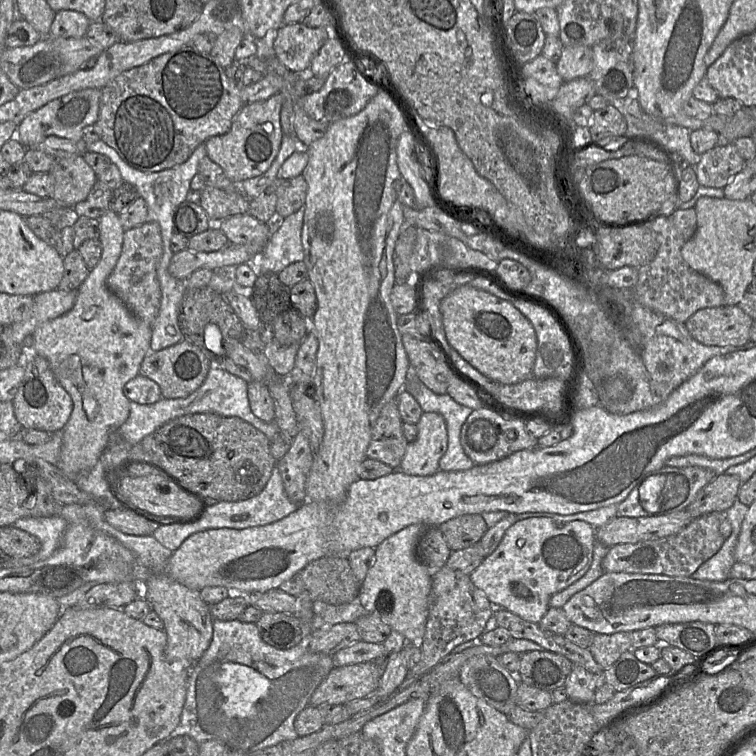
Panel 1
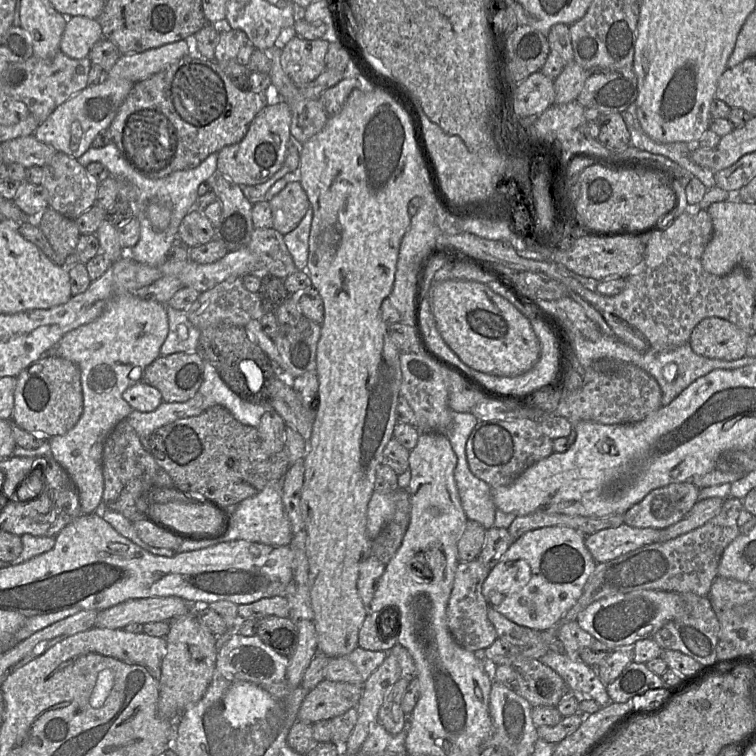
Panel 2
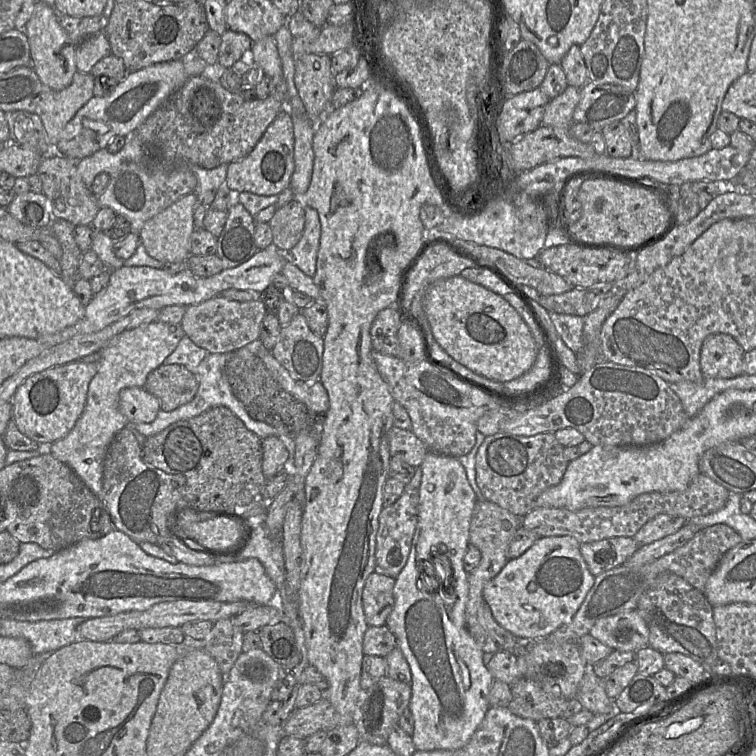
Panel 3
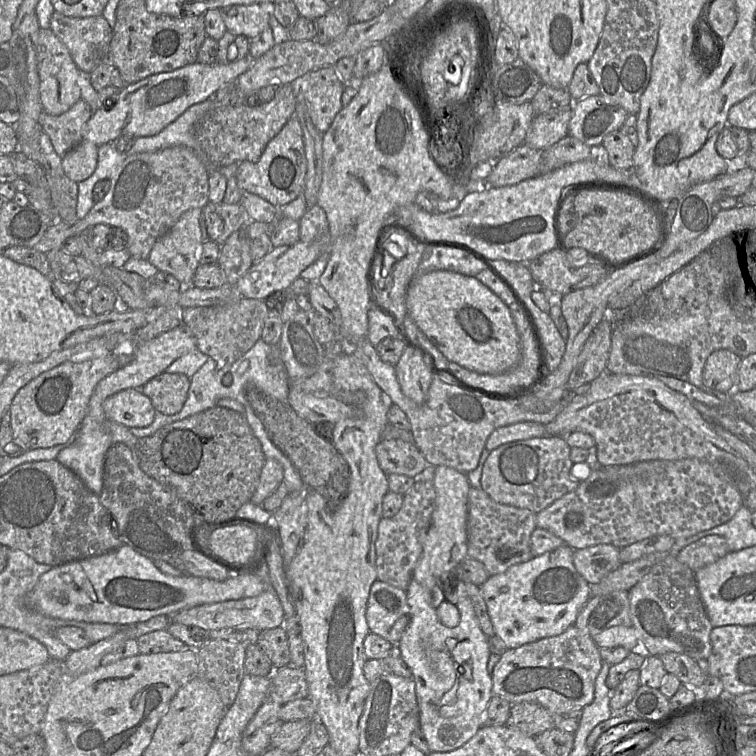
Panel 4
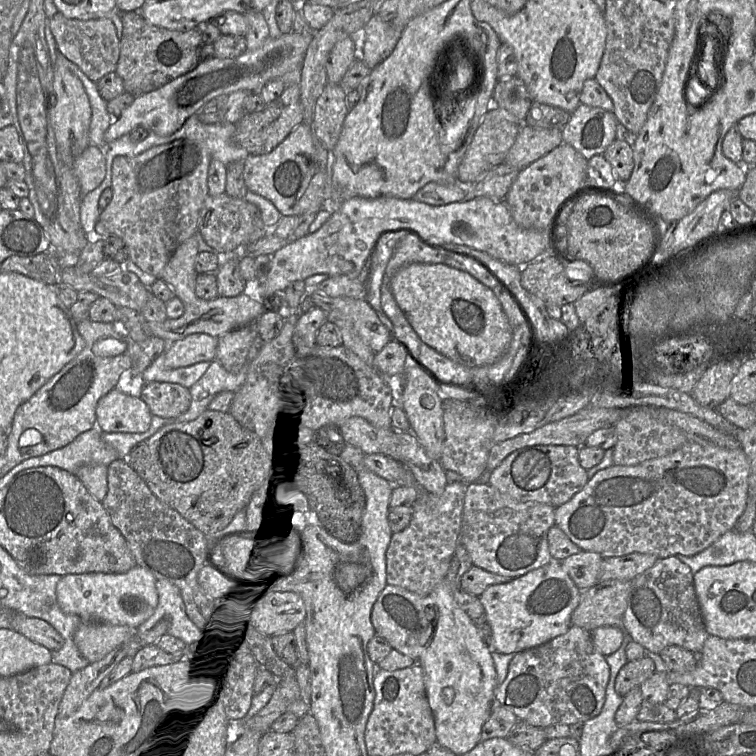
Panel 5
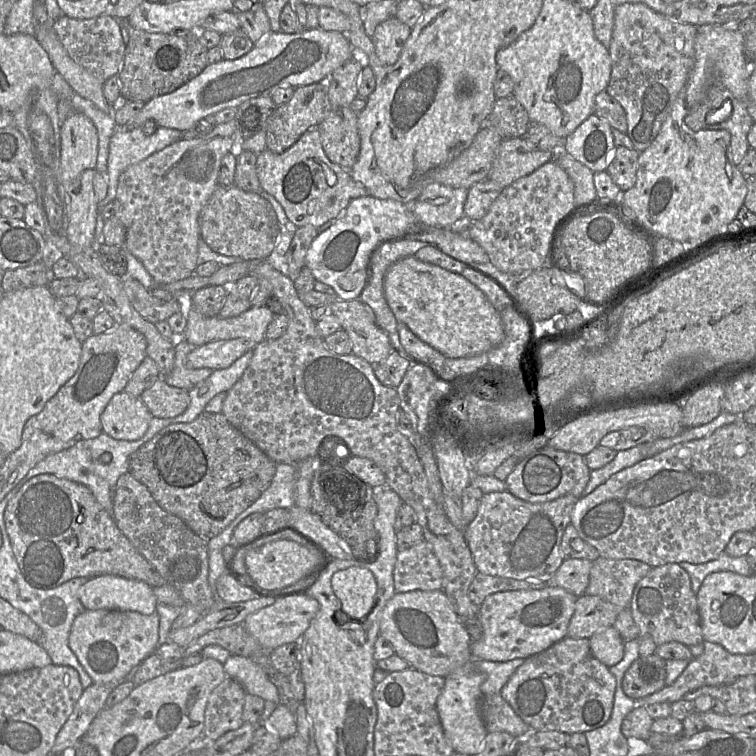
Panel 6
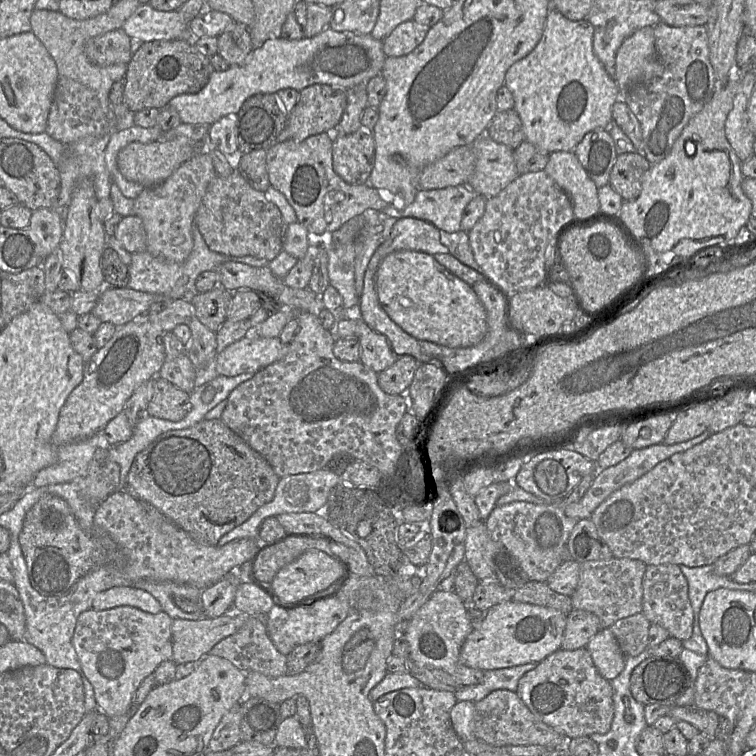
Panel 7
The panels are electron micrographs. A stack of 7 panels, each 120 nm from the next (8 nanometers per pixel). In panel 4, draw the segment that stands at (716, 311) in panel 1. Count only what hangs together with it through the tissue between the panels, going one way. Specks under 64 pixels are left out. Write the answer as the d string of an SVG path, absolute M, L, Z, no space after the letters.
M716 350L707 358L702 377L706 387L731 393L735 389L737 371L742 358L730 350Z

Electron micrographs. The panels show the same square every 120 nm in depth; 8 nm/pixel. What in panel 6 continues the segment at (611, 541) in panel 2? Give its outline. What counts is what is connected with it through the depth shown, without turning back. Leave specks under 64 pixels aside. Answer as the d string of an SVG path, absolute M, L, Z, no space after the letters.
M565 559L554 574L550 583L573 594L584 595L589 585L593 561L586 559Z

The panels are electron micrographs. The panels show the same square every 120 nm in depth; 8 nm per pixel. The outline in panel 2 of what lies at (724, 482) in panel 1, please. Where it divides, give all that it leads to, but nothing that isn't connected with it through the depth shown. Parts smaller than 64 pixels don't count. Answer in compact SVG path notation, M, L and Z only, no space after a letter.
M718 497L698 499L692 509L680 521L661 530L658 542L674 539L701 527L720 512L723 503L724 499Z

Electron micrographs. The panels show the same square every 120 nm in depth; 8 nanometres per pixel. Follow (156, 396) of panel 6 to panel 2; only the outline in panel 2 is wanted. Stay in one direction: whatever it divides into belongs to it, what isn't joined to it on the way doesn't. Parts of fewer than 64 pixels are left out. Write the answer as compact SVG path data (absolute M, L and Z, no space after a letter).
M198 352L159 356L145 368L144 381L158 389L162 401L190 400L203 382L204 359Z

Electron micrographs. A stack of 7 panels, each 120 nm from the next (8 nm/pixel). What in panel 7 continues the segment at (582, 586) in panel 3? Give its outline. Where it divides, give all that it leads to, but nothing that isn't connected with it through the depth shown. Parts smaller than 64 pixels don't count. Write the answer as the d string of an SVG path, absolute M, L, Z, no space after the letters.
M502 602L491 607L480 625L462 645L460 661L482 671L539 663L562 647L567 616L560 611L521 602Z

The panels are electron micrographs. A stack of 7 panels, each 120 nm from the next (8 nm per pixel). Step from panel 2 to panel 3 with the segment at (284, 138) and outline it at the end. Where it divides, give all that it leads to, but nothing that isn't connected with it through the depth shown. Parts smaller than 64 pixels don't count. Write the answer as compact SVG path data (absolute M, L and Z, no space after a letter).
M281 110L253 150L247 156L227 165L225 186L233 193L250 192L262 196L278 196L290 187L293 172L294 127L291 115Z

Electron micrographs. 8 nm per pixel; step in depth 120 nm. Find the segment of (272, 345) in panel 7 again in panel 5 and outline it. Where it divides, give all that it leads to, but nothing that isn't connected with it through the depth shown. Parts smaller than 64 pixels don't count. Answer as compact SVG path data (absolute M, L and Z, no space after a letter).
M191 334L182 340L169 343L165 366L170 369L188 367L199 362L212 362L216 356L218 338L208 334Z

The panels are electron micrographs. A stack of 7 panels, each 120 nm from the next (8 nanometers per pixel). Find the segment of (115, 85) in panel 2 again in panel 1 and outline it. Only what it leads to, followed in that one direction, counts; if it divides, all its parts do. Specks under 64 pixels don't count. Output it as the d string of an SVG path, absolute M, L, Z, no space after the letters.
M88 88L73 91L54 99L27 115L18 125L15 138L26 148L33 148L49 136L66 138L74 142L82 140L82 130L95 125L99 115L101 89Z

